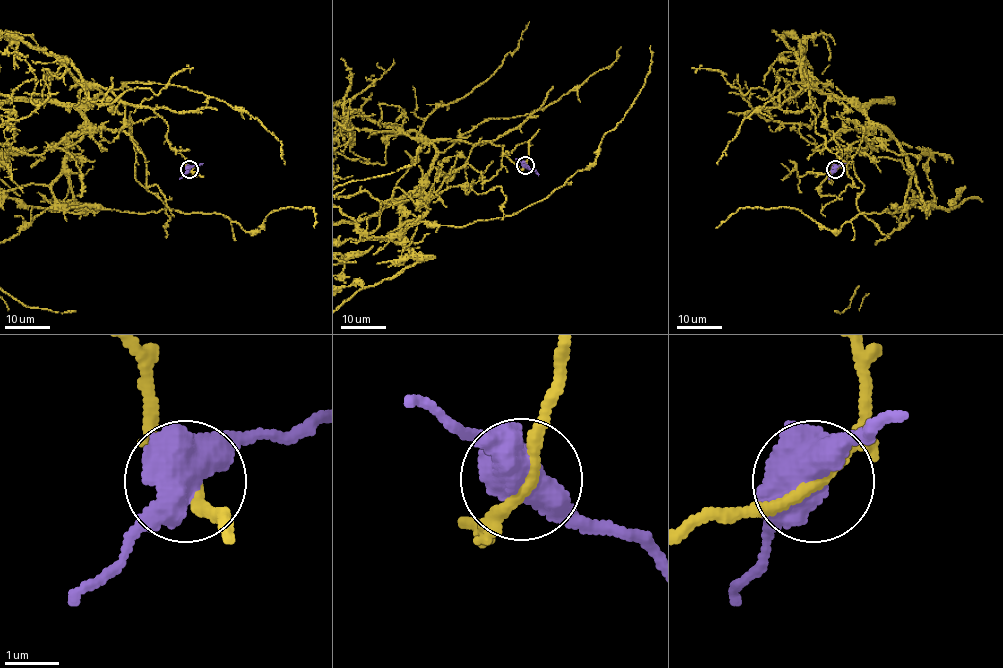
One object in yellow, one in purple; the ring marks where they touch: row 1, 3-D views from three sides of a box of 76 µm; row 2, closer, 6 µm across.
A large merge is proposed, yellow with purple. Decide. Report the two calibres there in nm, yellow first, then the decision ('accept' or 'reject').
calibres 190 and 500 nm; reject

